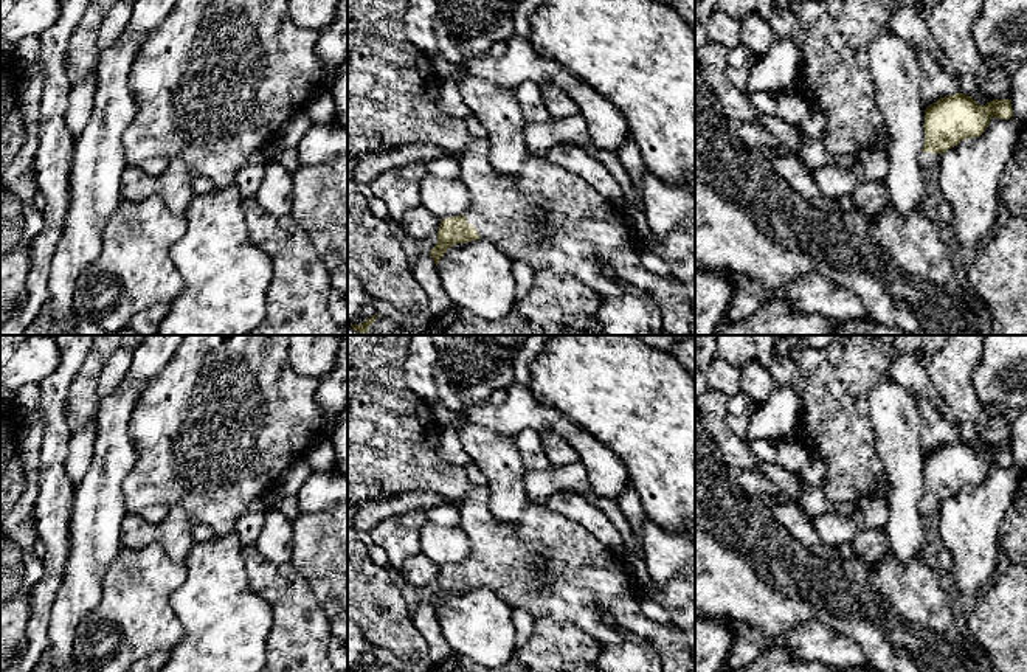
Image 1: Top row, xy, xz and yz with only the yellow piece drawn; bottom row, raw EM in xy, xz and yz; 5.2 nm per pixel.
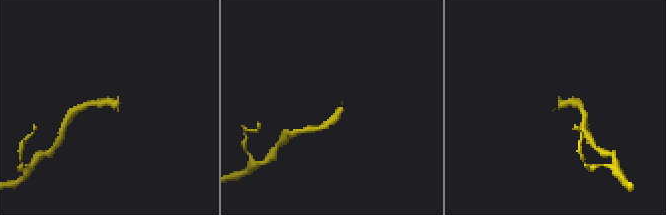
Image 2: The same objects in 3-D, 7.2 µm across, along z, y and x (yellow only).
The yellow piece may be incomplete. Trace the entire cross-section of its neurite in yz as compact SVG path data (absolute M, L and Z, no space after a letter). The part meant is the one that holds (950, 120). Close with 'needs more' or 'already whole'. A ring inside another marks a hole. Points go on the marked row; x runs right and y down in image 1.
M960 92L940 98L925 110L922 166L932 175L943 152L962 140L982 135L993 118L1010 120L1011 116L1011 99L993 99L980 106Z | needs more

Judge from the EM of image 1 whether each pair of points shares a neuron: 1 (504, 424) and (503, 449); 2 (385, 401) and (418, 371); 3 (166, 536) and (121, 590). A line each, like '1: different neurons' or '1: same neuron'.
1: different neurons
2: different neurons
3: different neurons

